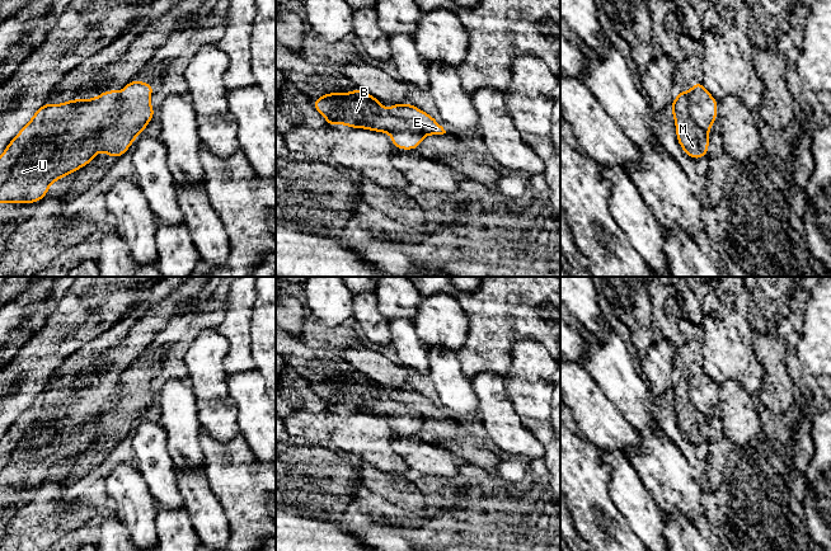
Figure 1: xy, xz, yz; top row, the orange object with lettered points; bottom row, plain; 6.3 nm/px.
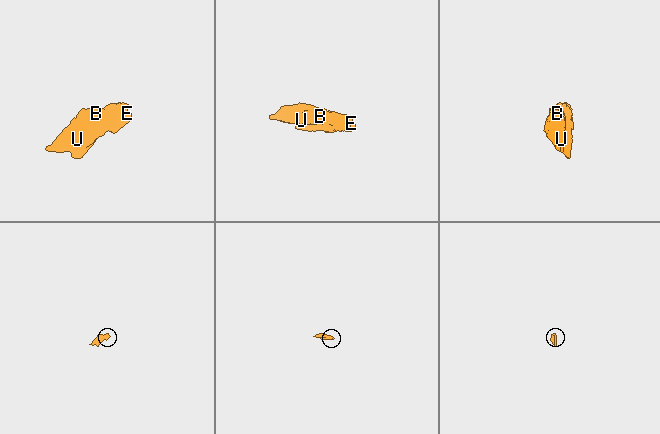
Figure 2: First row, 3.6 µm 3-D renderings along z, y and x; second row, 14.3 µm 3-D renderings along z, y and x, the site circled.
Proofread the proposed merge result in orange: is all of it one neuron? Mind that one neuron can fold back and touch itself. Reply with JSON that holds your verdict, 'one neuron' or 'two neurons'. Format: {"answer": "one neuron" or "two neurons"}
{"answer": "two neurons"}

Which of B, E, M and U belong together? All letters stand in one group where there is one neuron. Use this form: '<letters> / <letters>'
B U / E M

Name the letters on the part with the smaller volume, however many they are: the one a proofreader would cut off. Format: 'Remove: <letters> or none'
Remove: E, M

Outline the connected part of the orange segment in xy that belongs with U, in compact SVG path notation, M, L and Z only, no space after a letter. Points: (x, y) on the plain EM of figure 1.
M105 375L91 383L43 388L0 439L0 488L37 488L52 467L78 456L99 437L98 418L121 395L121 377Z

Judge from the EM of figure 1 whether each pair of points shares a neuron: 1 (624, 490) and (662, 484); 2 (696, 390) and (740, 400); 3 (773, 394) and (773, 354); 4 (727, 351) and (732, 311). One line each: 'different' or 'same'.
1: different
2: different
3: same
4: same

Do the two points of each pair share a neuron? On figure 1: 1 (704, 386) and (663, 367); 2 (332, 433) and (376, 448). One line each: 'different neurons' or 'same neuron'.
1: different neurons
2: same neuron

